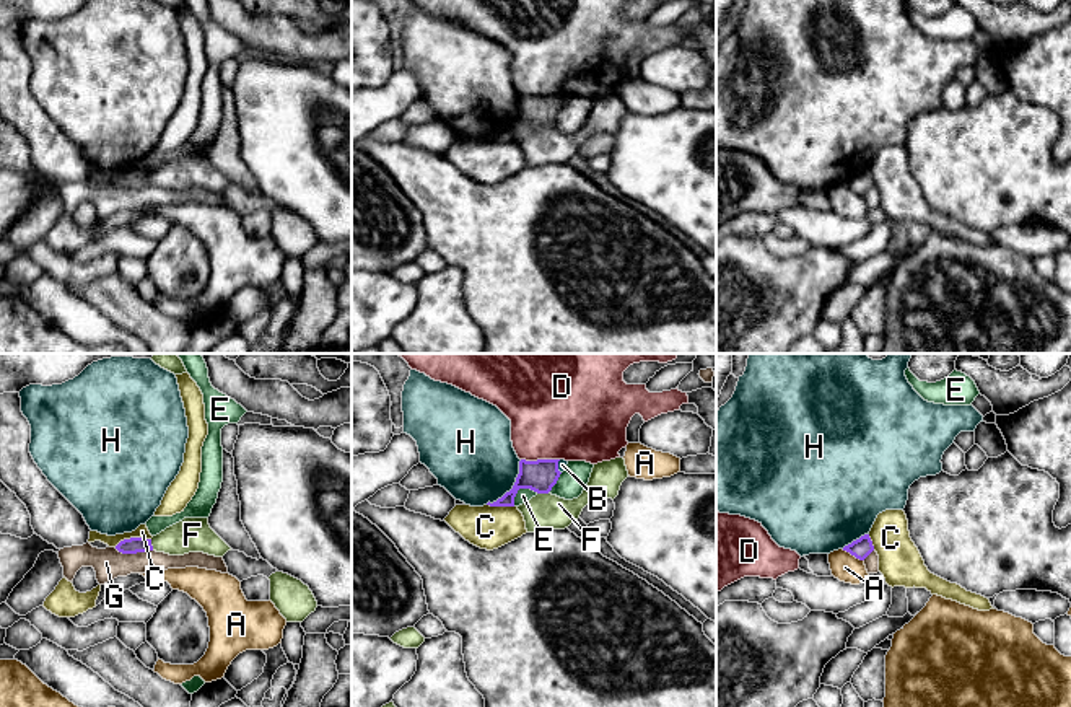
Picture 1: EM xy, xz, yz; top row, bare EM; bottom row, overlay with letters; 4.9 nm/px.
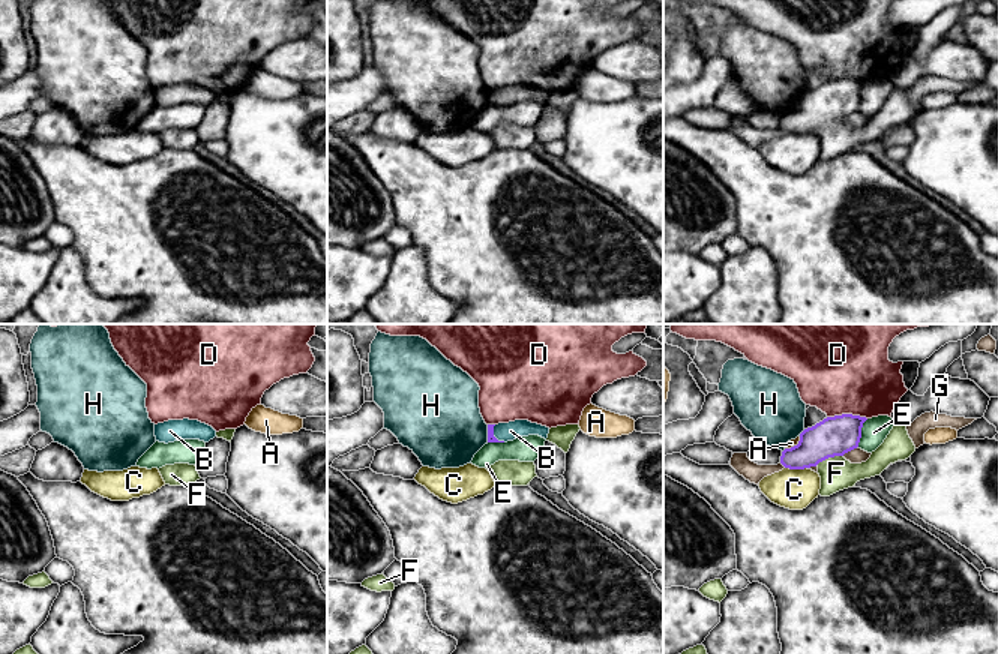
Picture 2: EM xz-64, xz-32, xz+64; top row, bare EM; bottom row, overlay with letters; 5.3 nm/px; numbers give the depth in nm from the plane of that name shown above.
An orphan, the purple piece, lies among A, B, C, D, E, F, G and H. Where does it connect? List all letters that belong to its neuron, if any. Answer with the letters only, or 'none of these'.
F

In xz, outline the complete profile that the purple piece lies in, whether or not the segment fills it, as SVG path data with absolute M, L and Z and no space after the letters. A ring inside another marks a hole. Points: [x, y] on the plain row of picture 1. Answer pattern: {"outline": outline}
{"outline": "M623 93L594 99L588 121L578 134L565 135L550 125L560 112L560 94L519 96L519 109L509 127L490 142L514 142L519 124L531 124L537 130L518 142L526 156L527 168L544 165L565 165L576 156L583 143L597 132L615 134L622 117L628 112Z"}

